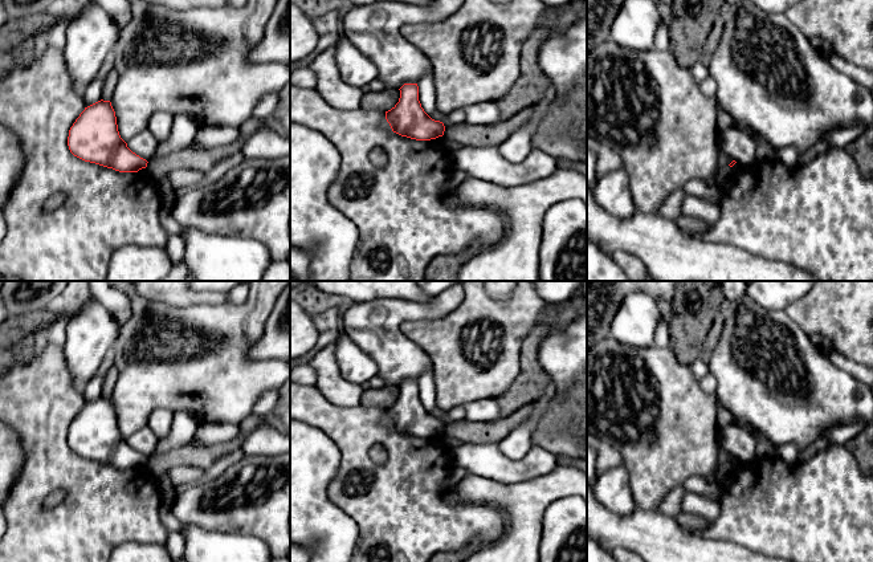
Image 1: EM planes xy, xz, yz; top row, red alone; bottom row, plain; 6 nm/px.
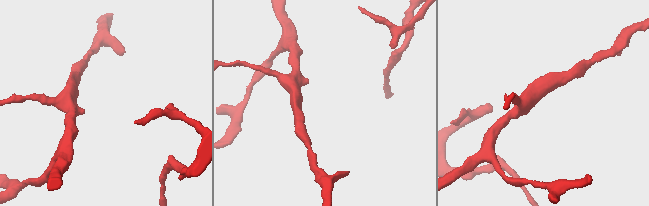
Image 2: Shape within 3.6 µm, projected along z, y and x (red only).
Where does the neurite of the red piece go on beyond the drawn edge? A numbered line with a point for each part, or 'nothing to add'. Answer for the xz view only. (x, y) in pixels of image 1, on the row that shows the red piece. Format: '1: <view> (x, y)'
nothing to add

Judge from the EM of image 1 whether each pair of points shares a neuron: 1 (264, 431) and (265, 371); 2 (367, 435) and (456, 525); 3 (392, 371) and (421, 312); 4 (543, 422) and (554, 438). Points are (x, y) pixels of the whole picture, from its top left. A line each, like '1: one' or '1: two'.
1: two
2: one
3: one
4: one

